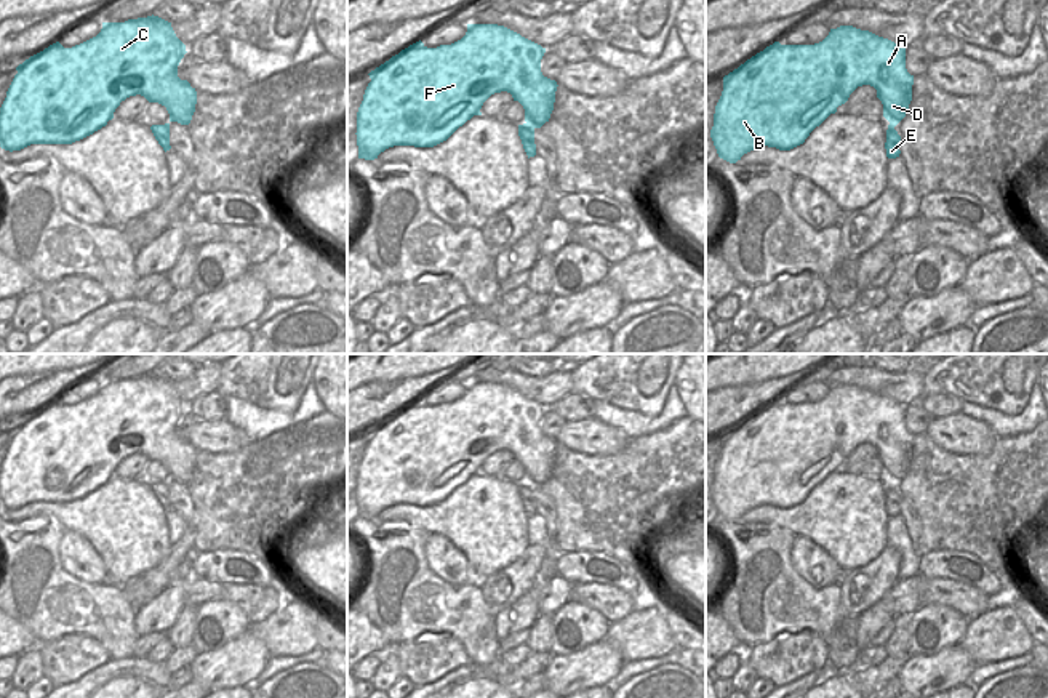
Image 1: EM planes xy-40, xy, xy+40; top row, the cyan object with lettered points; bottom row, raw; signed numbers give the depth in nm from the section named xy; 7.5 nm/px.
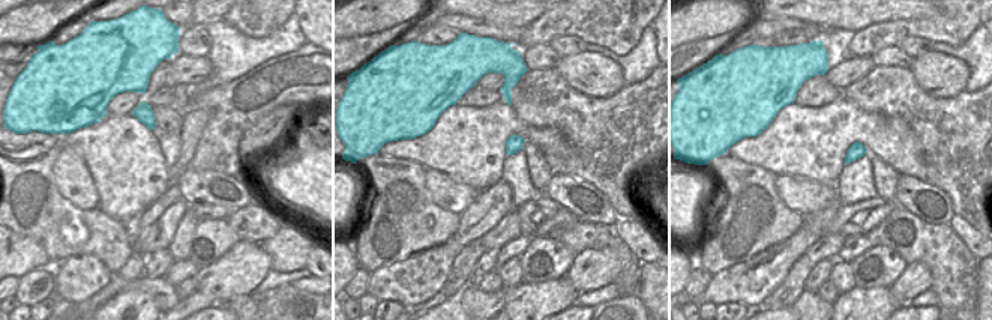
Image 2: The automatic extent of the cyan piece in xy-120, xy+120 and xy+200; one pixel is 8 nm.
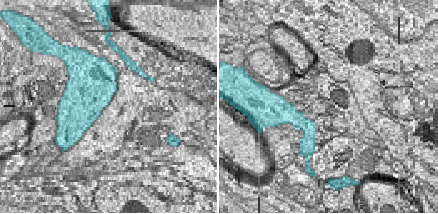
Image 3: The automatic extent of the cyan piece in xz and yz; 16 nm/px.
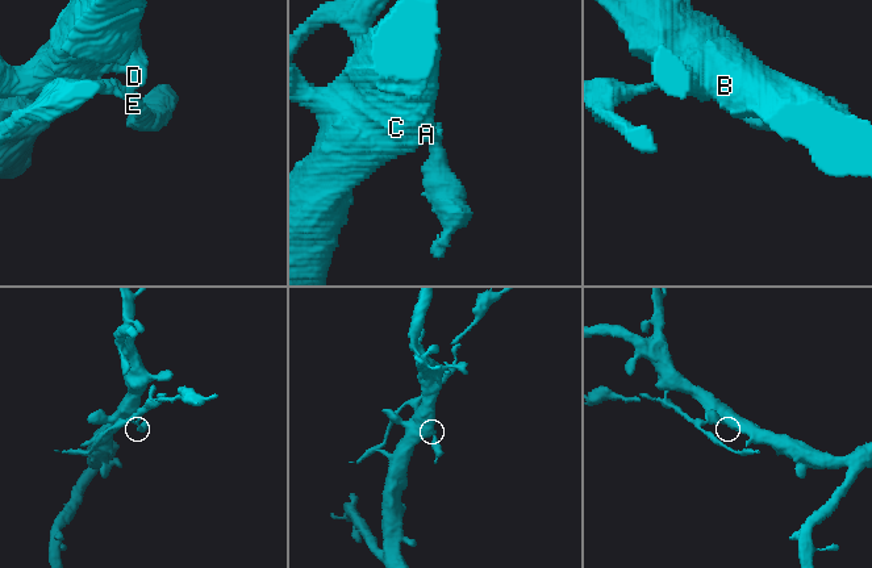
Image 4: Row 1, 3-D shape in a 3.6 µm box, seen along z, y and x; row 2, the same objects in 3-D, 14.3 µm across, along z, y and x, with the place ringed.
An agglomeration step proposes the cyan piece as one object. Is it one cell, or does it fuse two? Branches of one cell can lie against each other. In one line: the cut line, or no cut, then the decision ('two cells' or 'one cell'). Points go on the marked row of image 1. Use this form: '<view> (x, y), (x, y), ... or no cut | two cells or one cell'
xy (527, 122), (533, 128) | two cells

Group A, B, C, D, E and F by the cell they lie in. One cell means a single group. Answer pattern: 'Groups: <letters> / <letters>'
Groups: A B C D F / E.

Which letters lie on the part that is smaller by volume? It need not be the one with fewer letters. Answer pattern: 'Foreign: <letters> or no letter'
Foreign: E

